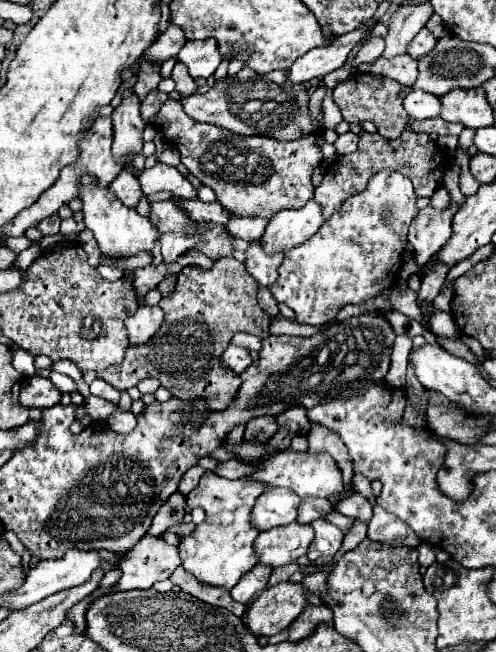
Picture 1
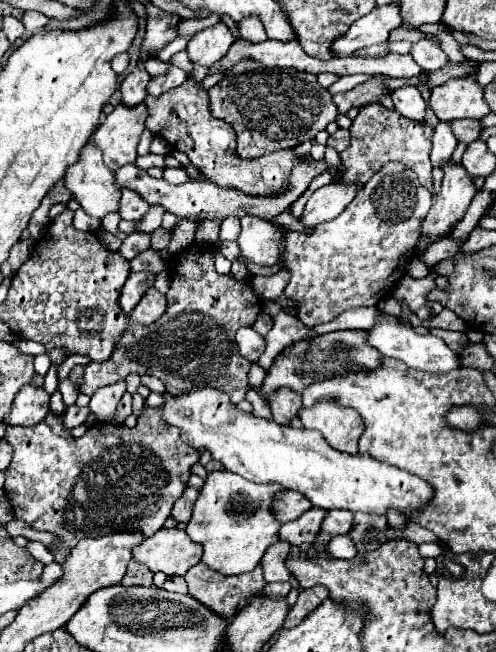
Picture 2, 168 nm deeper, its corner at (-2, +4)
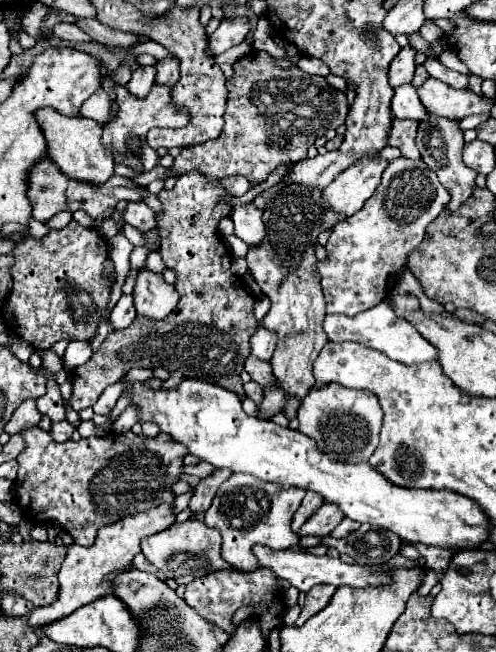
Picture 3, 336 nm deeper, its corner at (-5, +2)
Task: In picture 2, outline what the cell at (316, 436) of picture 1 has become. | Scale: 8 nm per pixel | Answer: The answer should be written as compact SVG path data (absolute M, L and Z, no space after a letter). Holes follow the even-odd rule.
M323 397L321 401L317 401L317 405L301 407L299 419L303 427L317 429L333 449L357 453L363 425L361 415L355 409L337 405L333 397Z

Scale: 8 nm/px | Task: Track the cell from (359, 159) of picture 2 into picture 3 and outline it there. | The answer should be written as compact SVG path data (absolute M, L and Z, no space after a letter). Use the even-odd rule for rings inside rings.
M394 119L392 127L388 131L388 145L390 147L398 147L404 157L418 161L420 159L420 151L416 147L416 131L418 131L418 123L416 121Z

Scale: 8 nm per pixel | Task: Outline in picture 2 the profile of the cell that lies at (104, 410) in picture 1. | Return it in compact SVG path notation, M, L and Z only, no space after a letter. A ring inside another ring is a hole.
M77 405L67 407L67 409L63 411L63 429L71 431L73 427L77 427L77 425L85 423L87 415L89 415L89 407L81 407L81 409L79 409Z

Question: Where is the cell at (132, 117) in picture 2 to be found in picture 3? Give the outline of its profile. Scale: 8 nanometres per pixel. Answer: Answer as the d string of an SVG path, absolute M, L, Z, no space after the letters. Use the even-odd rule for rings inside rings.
M154 85L150 95L144 99L138 99L134 95L130 95L126 91L126 87L116 87L116 103L118 103L118 111L116 117L104 125L104 135L102 135L102 145L108 151L108 155L114 155L114 151L122 157L132 155L130 147L128 147L128 137L146 137L146 133L152 127L182 127L184 123L188 123L188 113L186 111L176 111L170 105L170 89L168 87L160 87Z

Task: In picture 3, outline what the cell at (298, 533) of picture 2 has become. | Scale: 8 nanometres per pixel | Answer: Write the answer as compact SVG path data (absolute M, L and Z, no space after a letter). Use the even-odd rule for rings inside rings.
M324 503L324 505L300 527L300 537L306 537L306 535L314 535L314 537L330 535L330 531L340 523L340 519L344 519L344 515L340 515L340 509L338 509L338 507L332 507L332 503Z

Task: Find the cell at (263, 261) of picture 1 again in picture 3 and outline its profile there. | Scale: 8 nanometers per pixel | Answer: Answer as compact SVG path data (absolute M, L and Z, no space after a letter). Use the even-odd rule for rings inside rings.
M242 205L232 209L232 221L236 225L236 237L240 237L248 247L260 245L264 241L264 221L262 211L252 205Z

